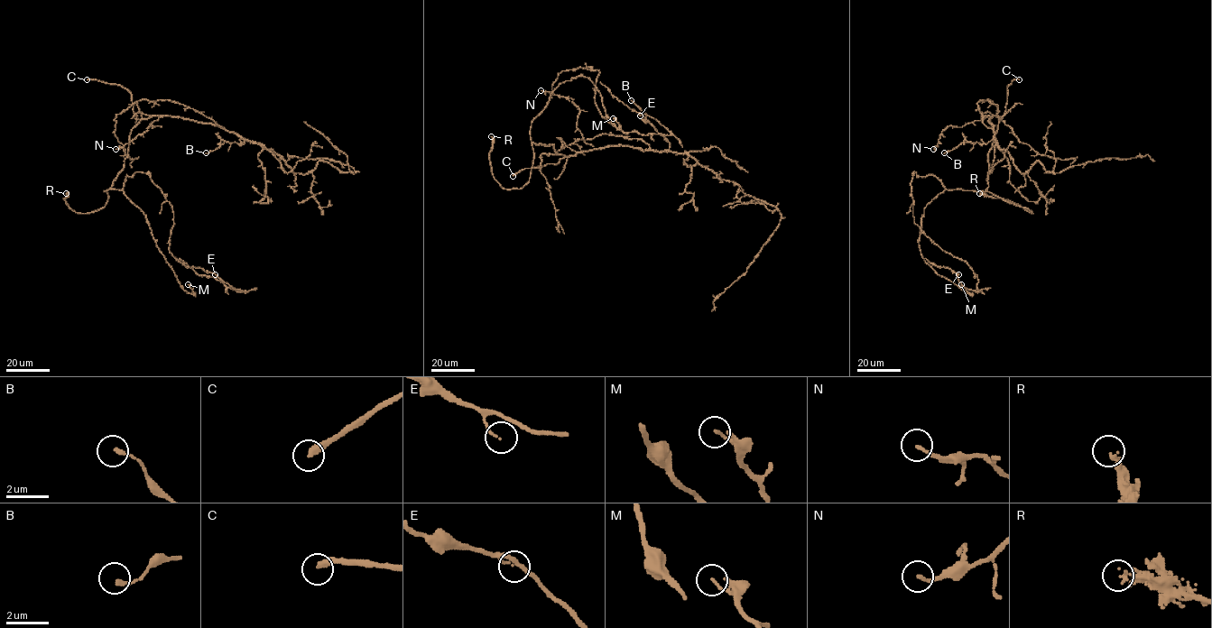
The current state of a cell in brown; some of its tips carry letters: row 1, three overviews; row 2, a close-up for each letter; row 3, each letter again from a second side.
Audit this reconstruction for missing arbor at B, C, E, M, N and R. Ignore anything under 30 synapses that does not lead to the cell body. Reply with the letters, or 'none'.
C, R

